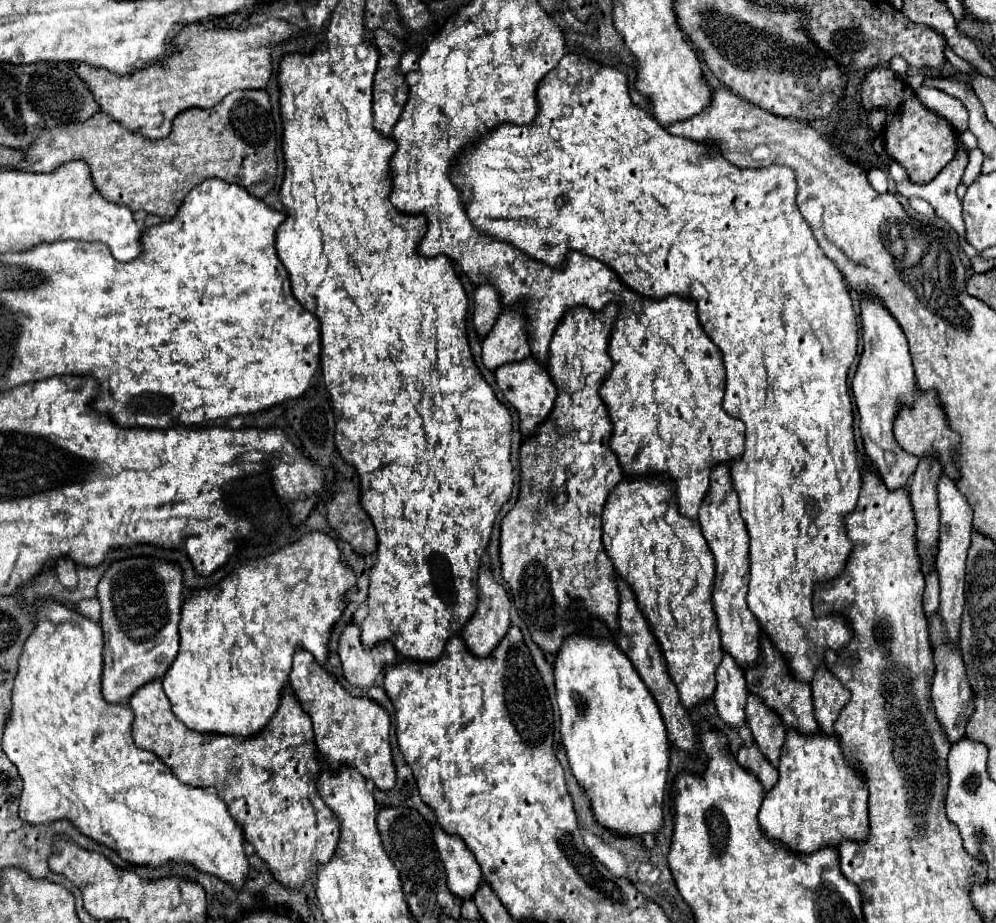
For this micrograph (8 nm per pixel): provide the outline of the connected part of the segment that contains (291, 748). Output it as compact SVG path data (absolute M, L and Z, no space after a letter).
M153 679L147 685L139 687L129 699L129 707L135 713L131 729L135 743L159 755L159 759L167 767L171 767L183 783L195 787L215 787L217 795L227 803L231 817L235 817L235 821L243 827L245 839L253 845L255 853L269 865L277 881L293 889L301 887L309 875L315 875L317 863L327 863L331 859L339 839L339 821L335 821L335 815L331 815L327 805L317 795L315 779L321 767L319 759L315 757L311 717L301 709L295 697L291 697L289 693L281 693L281 703L267 727L251 737L191 731L171 711L169 699L161 687L161 679Z

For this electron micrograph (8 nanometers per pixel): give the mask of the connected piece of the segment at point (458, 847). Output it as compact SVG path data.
M439 825L433 827L433 839L439 849L441 863L445 867L447 887L457 897L471 899L475 887L483 881L481 867L477 865L475 857L471 855L471 851L467 851L465 843L459 837L445 833Z

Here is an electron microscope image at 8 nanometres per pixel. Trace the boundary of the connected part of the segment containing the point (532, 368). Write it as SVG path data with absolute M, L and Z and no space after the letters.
M529 355L527 359L519 361L519 363L505 363L501 367L495 369L495 379L499 389L503 391L505 399L517 409L519 419L521 419L521 431L525 437L531 435L531 431L535 431L535 427L545 421L545 417L549 415L553 401L557 399L557 389L547 373L547 369L533 357Z

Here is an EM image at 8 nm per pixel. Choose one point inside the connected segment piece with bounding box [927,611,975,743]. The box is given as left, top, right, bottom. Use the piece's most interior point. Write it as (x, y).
(952, 694)

